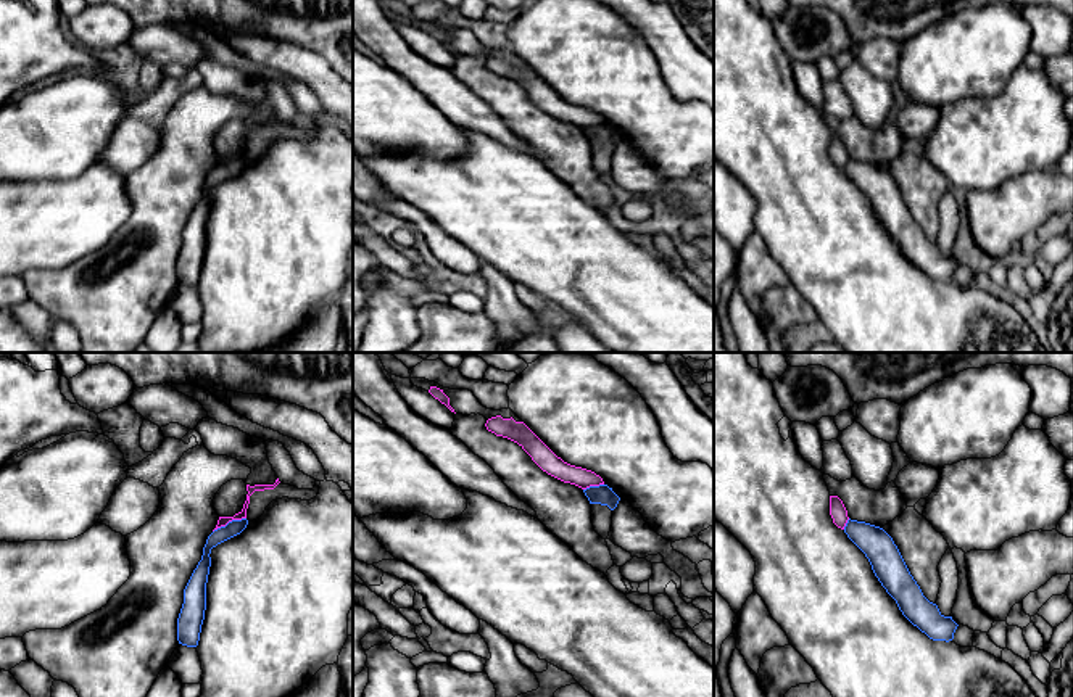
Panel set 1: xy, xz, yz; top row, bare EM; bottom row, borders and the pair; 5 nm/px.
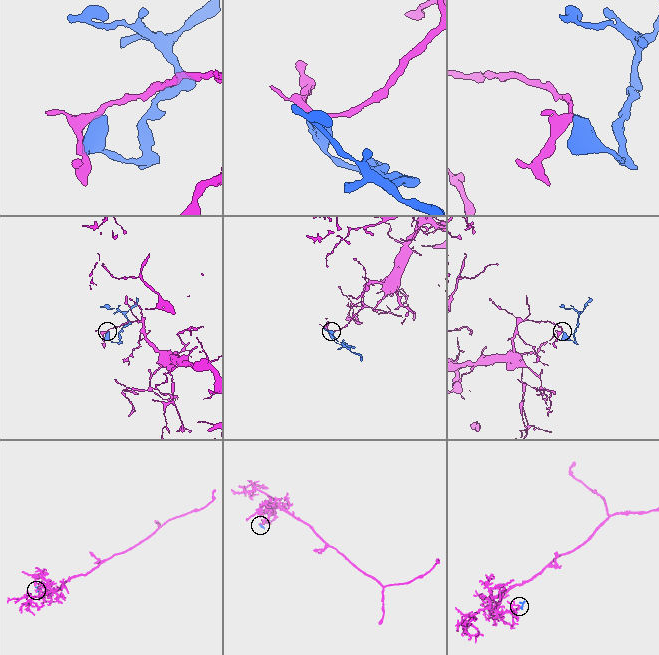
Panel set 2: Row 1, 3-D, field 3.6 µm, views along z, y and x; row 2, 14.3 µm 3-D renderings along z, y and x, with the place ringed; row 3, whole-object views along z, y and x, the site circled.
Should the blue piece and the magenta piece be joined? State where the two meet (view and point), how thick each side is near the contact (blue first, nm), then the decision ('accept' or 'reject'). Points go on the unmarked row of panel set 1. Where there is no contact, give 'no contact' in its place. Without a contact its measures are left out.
xy (229, 161) | 80/50 nm | reject

